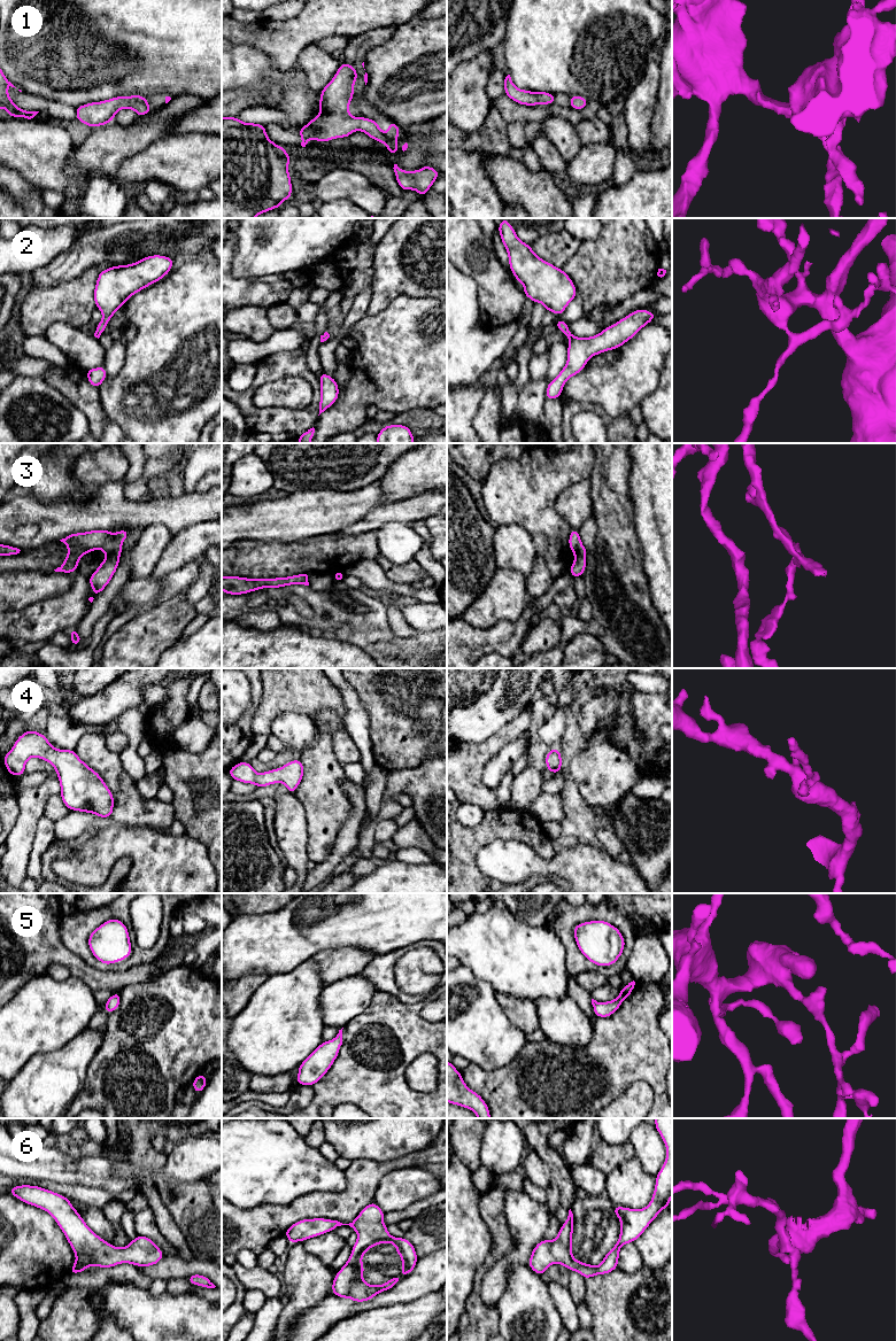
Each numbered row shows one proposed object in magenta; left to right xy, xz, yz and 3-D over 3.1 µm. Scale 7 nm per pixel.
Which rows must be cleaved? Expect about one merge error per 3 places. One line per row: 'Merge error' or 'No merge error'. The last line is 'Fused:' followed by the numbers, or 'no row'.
1: No merge error
2: No merge error
3: Merge error
4: No merge error
5: No merge error
6: No merge error
Fused: 3

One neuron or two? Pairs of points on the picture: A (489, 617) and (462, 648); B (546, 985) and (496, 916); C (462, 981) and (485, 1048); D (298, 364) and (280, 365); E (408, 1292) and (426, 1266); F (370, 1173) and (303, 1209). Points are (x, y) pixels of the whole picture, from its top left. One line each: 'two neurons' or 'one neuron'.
A: two neurons
B: one neuron
C: one neuron
D: one neuron
E: one neuron
F: one neuron

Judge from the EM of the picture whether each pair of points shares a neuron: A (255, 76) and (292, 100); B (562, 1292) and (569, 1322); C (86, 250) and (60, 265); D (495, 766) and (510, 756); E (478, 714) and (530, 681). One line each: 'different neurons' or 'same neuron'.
A: same neuron
B: same neuron
C: same neuron
D: same neuron
E: same neuron

